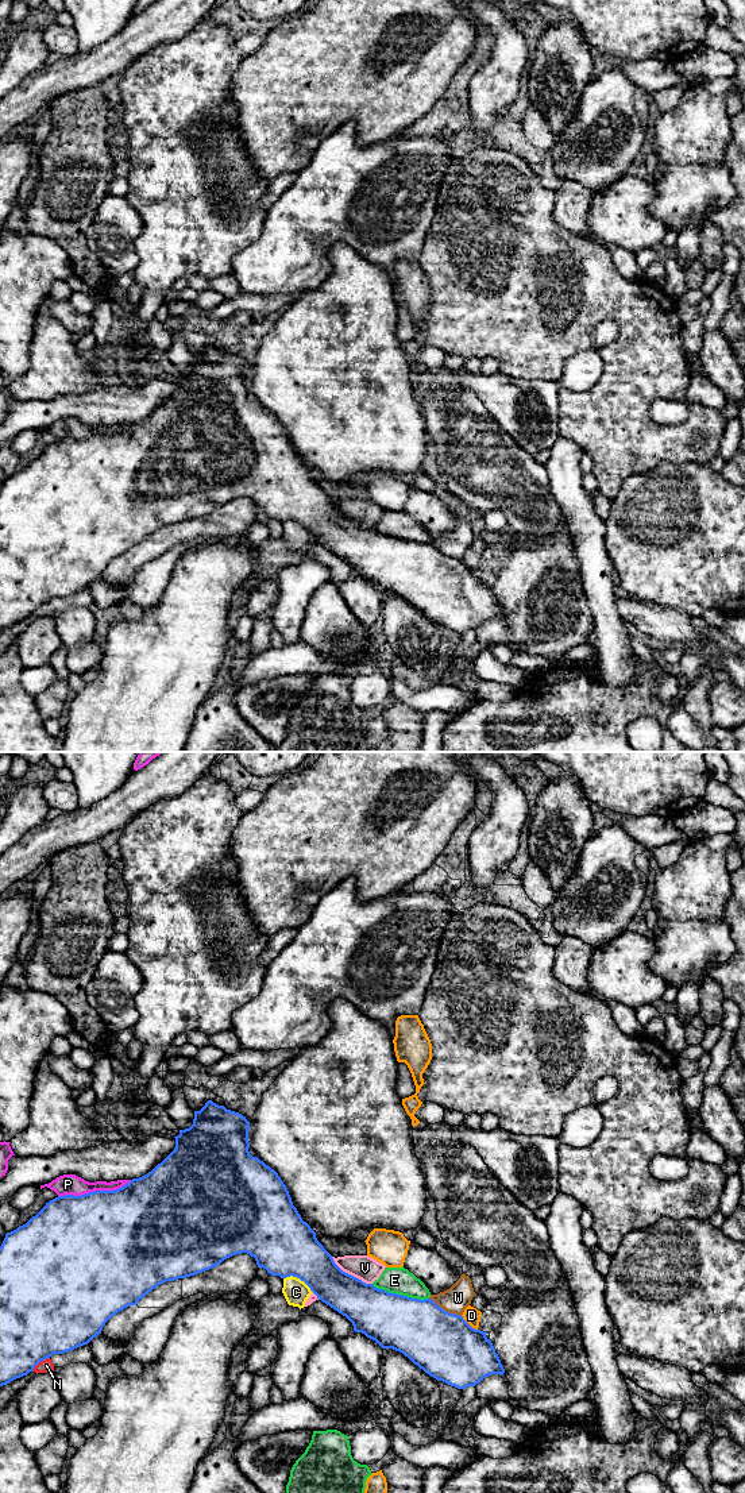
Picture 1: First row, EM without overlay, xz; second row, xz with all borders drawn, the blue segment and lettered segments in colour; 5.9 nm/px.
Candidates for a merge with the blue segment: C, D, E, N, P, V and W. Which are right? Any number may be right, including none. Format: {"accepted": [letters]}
{"accepted": []}

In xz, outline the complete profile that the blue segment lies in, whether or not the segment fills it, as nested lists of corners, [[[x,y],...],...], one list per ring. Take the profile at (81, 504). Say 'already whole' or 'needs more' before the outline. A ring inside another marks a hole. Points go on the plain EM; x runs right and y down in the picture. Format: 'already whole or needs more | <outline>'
already whole | [[[208,344],[200,355],[194,355],[193,369],[189,373],[180,374],[180,378],[174,381],[174,394],[147,418],[139,423],[132,423],[128,428],[115,435],[94,435],[81,440],[58,440],[46,447],[46,450],[26,468],[5,478],[0,490],[0,630],[27,620],[39,606],[50,602],[53,598],[63,598],[88,589],[93,582],[101,578],[104,568],[113,559],[130,549],[136,549],[140,543],[158,529],[166,525],[202,517],[220,509],[224,504],[242,497],[254,501],[258,512],[266,513],[271,520],[279,520],[281,522],[293,520],[300,522],[310,532],[319,544],[346,560],[352,567],[355,576],[364,578],[367,582],[375,585],[382,593],[393,593],[402,597],[414,609],[437,625],[443,625],[458,633],[464,633],[467,630],[475,630],[487,620],[503,620],[505,613],[491,585],[486,580],[487,576],[472,572],[463,560],[444,555],[431,543],[420,544],[389,537],[387,535],[378,533],[372,528],[366,528],[343,516],[335,508],[332,499],[317,485],[316,477],[302,464],[278,417],[258,401],[250,398],[248,374],[250,366],[246,360]]]

